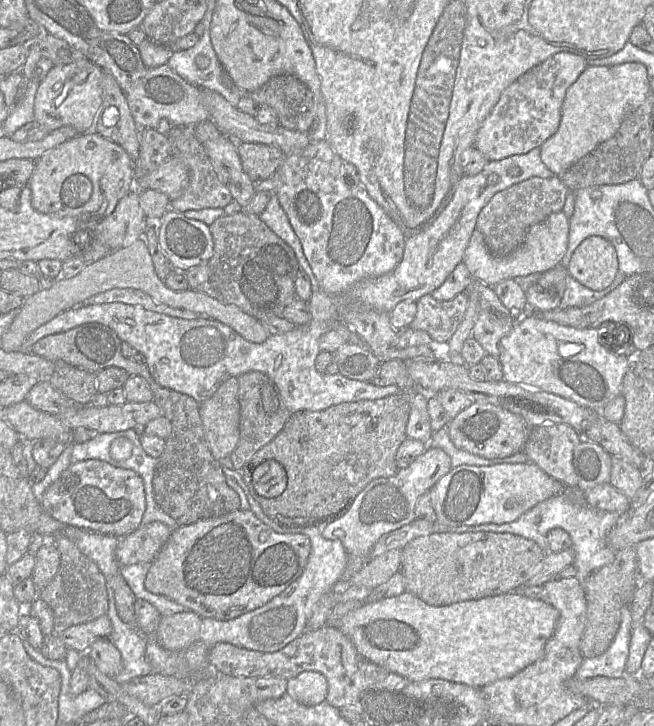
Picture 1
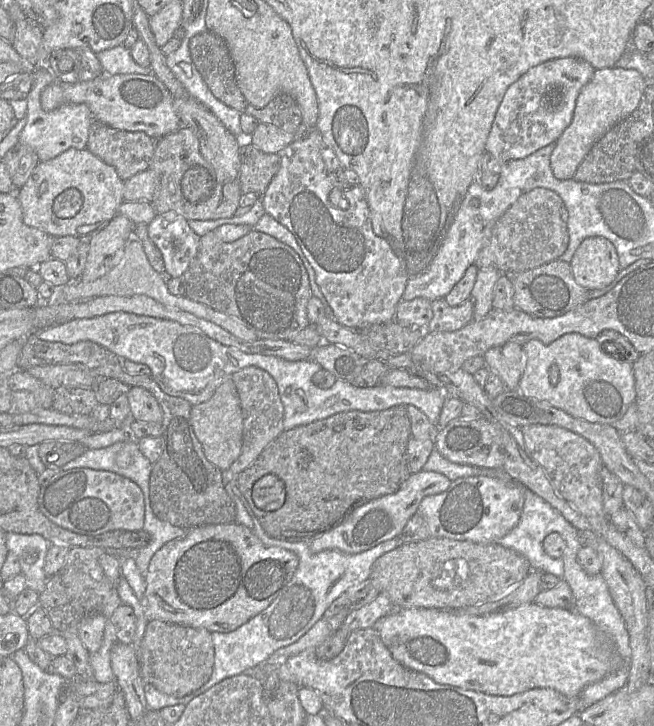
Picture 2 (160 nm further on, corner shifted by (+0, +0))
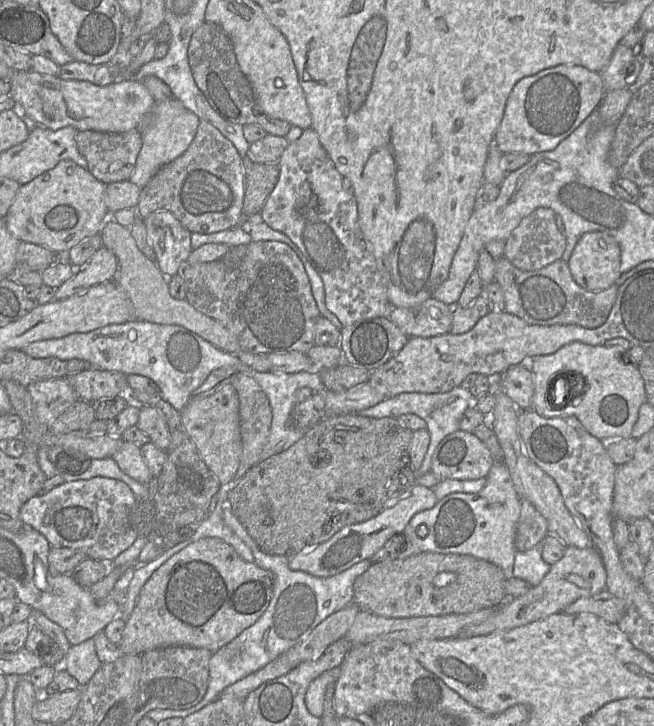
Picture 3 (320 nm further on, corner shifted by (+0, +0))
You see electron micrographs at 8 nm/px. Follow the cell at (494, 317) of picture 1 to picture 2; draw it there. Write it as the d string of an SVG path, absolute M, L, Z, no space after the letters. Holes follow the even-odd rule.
M516 342L489 349L484 355L486 367L496 373L508 390L517 390L523 374L524 352Z

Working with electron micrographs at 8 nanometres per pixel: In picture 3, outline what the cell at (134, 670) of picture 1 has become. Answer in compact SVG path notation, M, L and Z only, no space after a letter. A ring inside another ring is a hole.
M90 638L79 645L72 645L66 653L61 667L73 676L79 686L85 686L102 665L94 639Z

